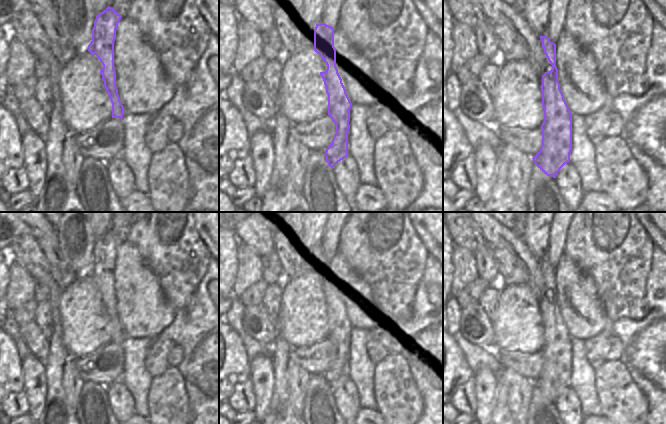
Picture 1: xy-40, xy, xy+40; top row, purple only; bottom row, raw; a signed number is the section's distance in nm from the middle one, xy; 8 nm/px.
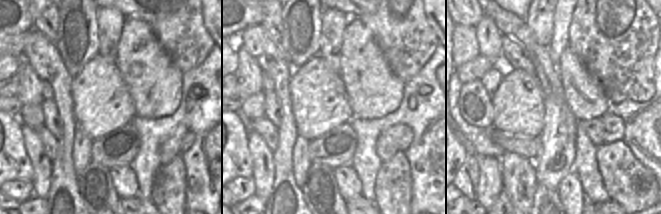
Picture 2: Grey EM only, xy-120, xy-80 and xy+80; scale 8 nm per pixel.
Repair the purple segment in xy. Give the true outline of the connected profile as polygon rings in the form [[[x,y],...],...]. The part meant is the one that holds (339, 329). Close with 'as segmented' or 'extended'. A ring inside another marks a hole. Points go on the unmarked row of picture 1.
[[[324,246],[316,248],[314,253],[314,275],[327,289],[326,295],[320,296],[320,299],[328,319],[328,339],[336,349],[336,357],[324,380],[328,389],[333,392],[348,380],[348,355],[352,327],[336,291],[334,252]]]; as segmented

